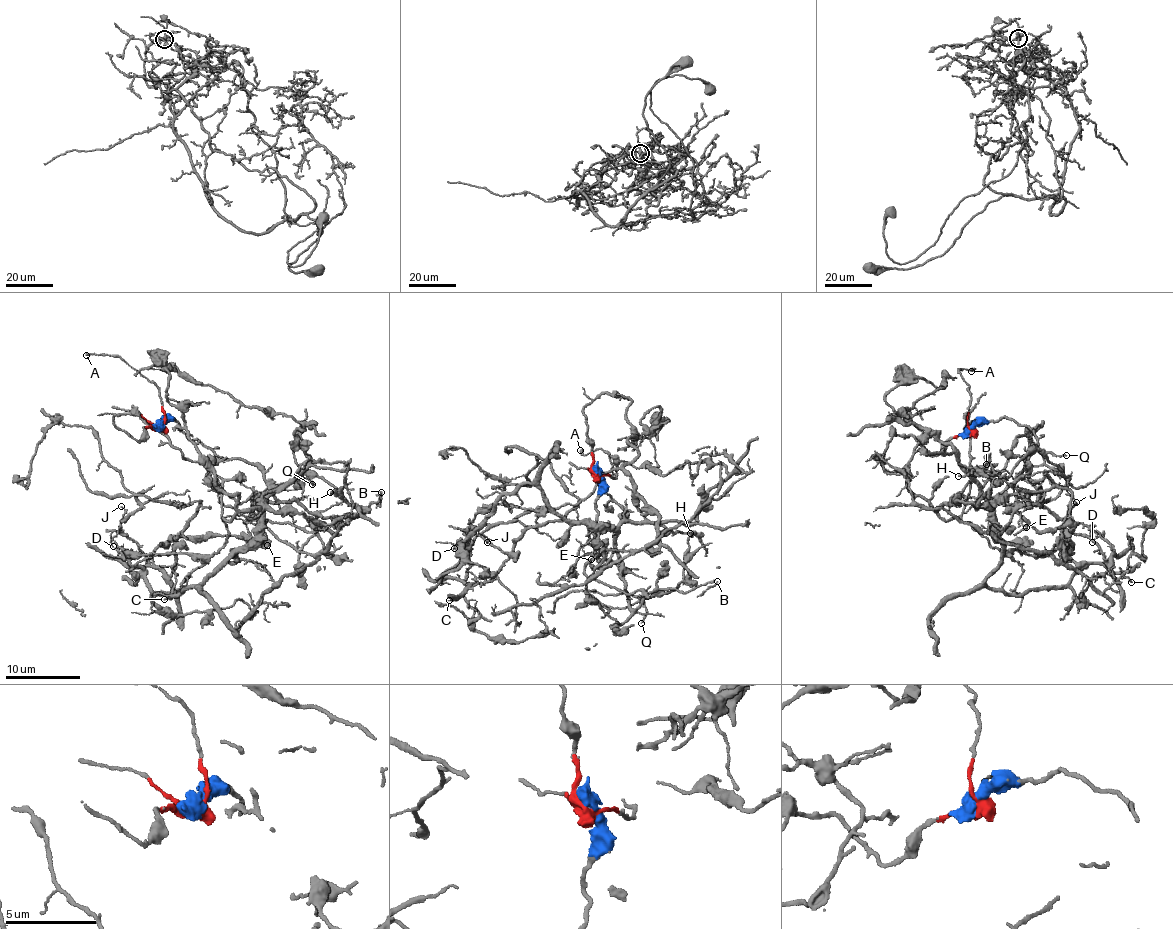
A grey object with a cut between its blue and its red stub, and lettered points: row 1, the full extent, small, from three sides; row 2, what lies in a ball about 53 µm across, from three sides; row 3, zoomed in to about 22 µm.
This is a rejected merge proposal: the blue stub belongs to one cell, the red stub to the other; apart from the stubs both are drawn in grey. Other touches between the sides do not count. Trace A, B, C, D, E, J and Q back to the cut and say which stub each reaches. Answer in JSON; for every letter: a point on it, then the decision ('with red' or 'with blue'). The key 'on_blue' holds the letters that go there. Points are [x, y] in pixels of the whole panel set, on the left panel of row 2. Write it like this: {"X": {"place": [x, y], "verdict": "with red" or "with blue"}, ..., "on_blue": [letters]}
{"A": {"place": [86, 355], "verdict": "with red"}, "B": {"place": [381, 492], "verdict": "with blue"}, "C": {"place": [164, 599], "verdict": "with blue"}, "D": {"place": [113, 546], "verdict": "with blue"}, "E": {"place": [267, 545], "verdict": "with blue"}, "J": {"place": [121, 506], "verdict": "with blue"}, "Q": {"place": [312, 484], "verdict": "with red"}, "on_blue": ["B", "C", "D", "E", "J"]}

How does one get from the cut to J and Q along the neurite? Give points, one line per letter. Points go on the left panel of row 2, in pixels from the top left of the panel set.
J: (159, 426), (256, 466), (260, 531), (155, 594), (137, 564), (175, 546), (167, 577), (121, 506)
Q: (159, 426), (136, 440), (113, 420), (135, 413), (241, 510), (358, 514), (302, 475), (311, 484)

